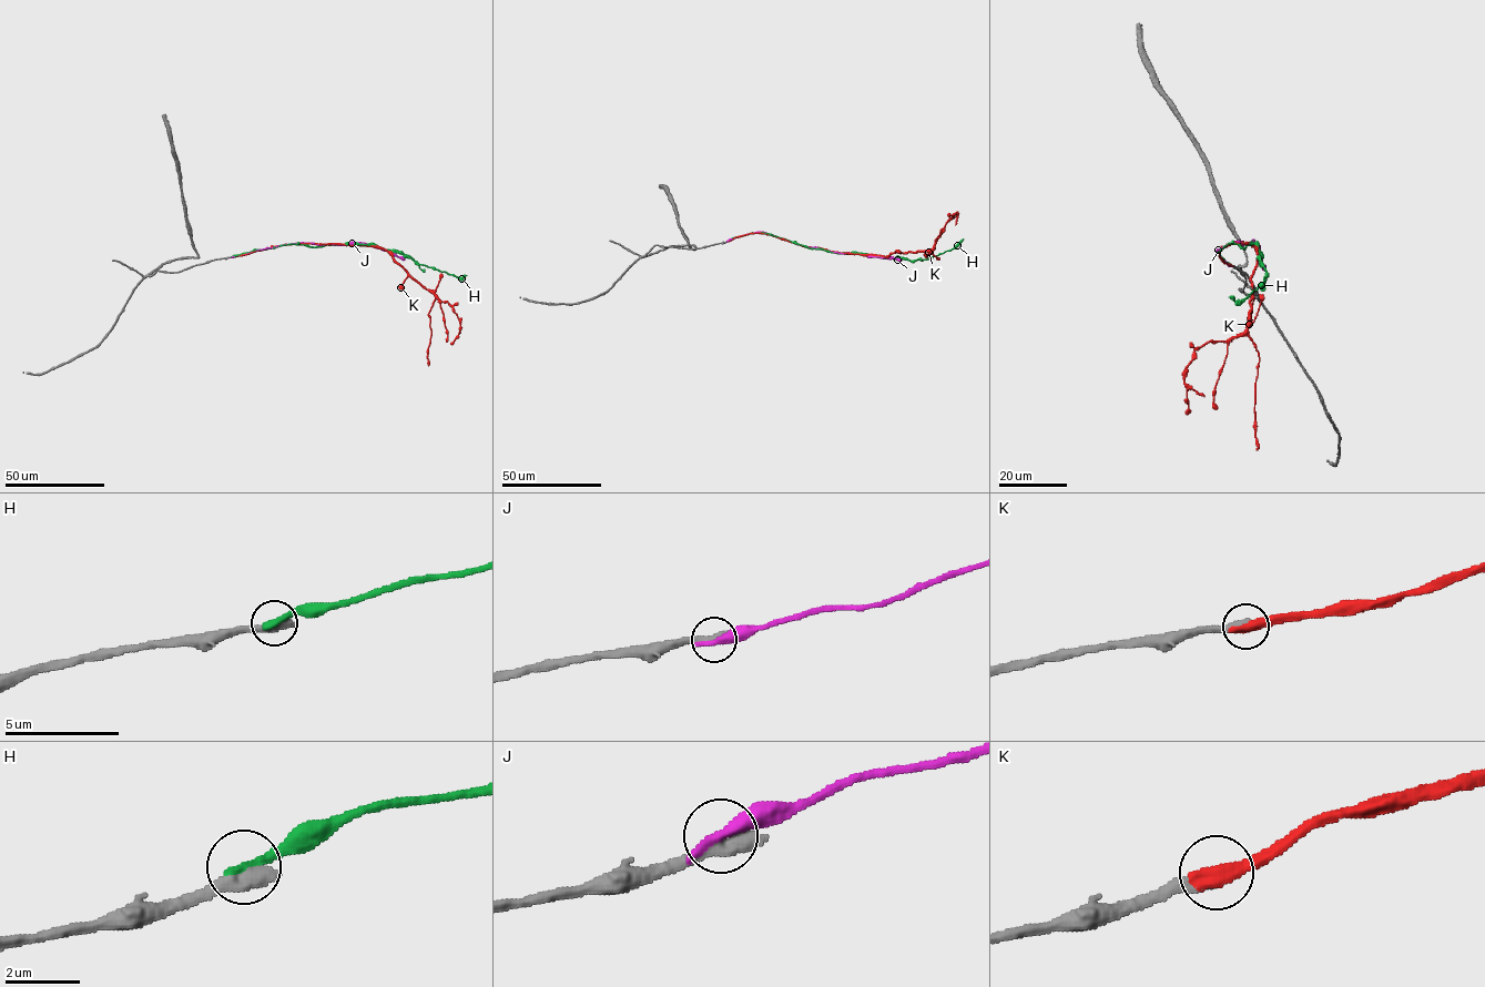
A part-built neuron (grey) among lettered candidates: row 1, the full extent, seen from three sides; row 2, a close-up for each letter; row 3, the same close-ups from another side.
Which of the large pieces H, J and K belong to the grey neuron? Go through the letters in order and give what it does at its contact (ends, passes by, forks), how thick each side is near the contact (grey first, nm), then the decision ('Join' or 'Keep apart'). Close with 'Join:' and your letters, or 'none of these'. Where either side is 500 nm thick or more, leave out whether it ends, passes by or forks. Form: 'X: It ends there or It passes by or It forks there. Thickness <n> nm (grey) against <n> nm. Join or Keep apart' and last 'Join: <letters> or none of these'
H: Thickness 500 nm (grey) against 320 nm. Keep apart
J: It ends there. Thickness 360 nm (grey) against 400 nm. Keep apart
K: It ends there. Thickness 460 nm (grey) against 440 nm. Join
Join: K

